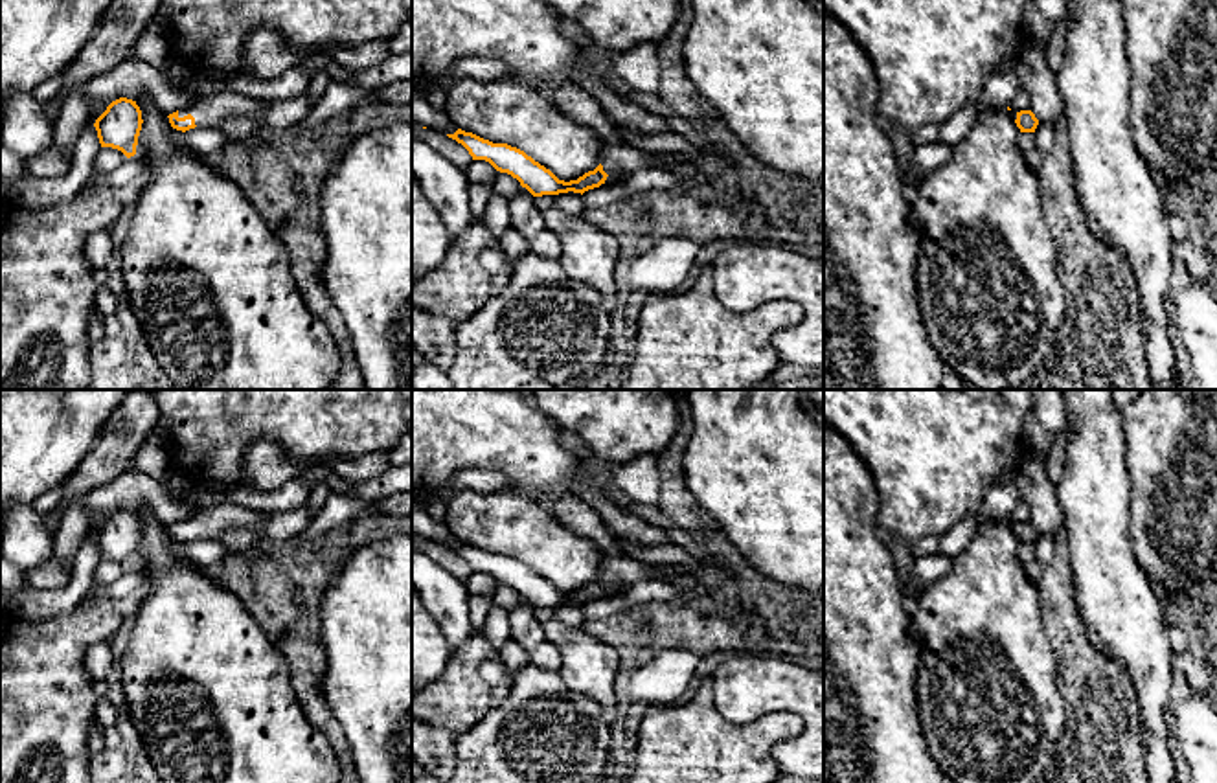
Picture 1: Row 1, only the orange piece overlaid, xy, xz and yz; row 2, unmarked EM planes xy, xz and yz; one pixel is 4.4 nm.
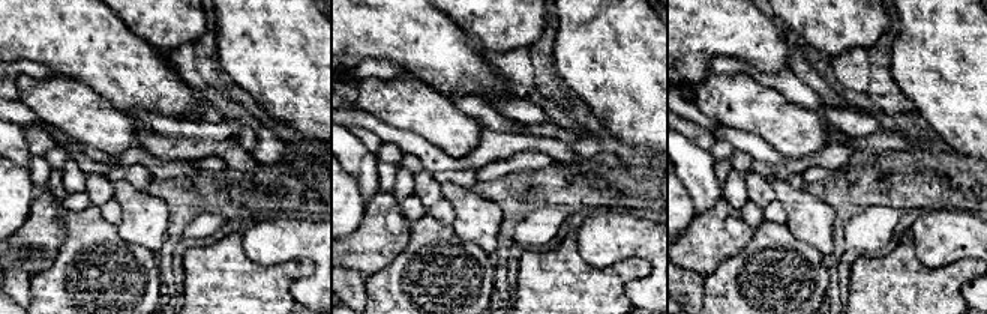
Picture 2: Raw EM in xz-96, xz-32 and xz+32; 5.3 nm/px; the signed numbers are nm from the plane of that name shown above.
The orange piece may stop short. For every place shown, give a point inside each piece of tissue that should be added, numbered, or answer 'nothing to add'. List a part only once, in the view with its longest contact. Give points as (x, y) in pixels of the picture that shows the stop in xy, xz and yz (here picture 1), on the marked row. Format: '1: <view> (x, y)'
1: xy (214, 111)

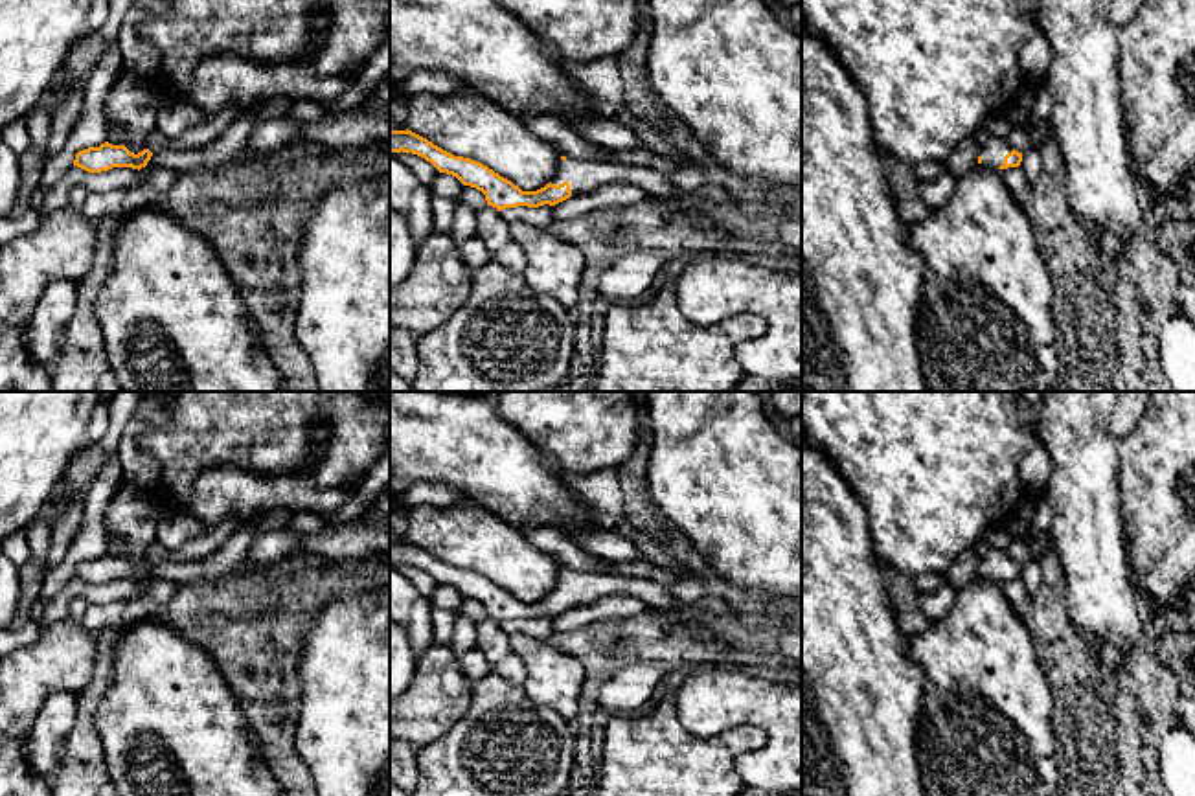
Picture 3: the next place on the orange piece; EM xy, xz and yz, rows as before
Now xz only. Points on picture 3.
1: xz (583, 177)

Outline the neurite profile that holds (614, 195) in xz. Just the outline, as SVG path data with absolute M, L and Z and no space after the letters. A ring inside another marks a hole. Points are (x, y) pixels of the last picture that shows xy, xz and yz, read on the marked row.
M609 184L586 195L572 195L555 204L553 217L555 221L563 221L605 208L627 210L634 204L645 202L647 199L649 195L636 186Z

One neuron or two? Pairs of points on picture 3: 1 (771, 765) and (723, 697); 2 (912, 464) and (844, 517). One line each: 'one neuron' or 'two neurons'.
1: one neuron
2: two neurons

